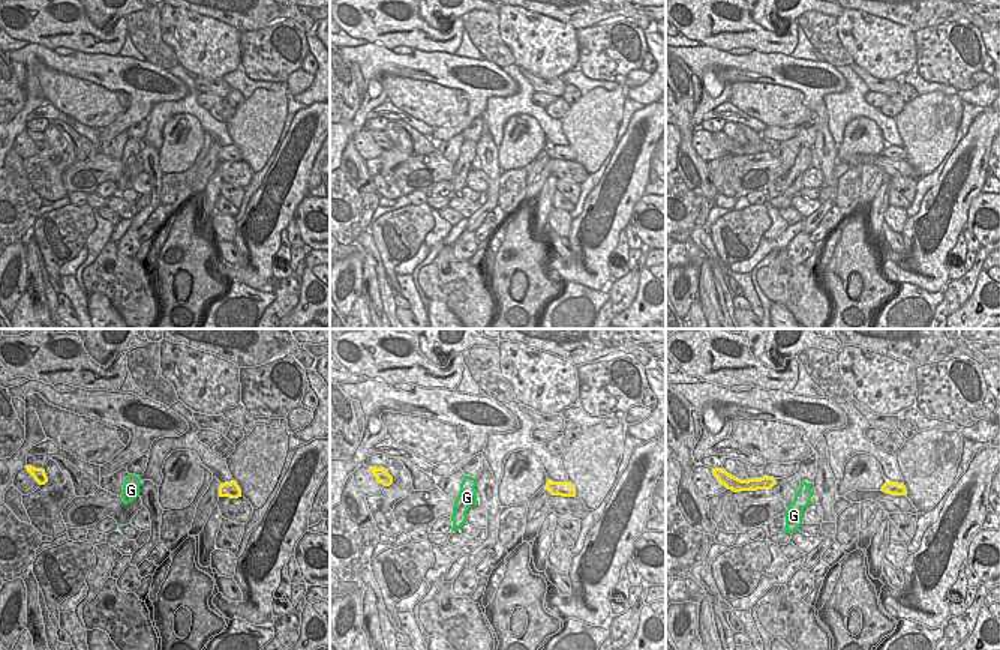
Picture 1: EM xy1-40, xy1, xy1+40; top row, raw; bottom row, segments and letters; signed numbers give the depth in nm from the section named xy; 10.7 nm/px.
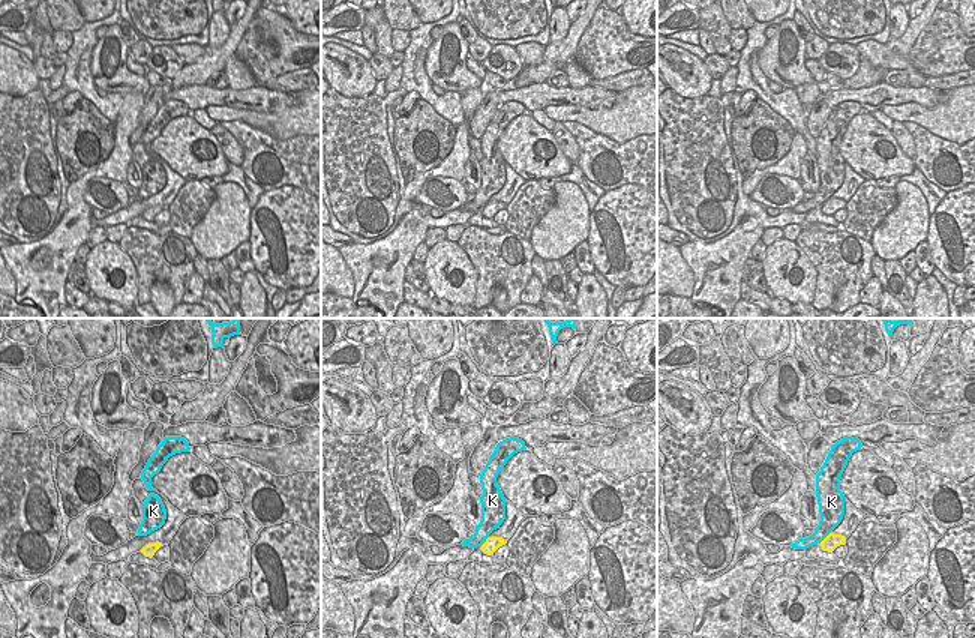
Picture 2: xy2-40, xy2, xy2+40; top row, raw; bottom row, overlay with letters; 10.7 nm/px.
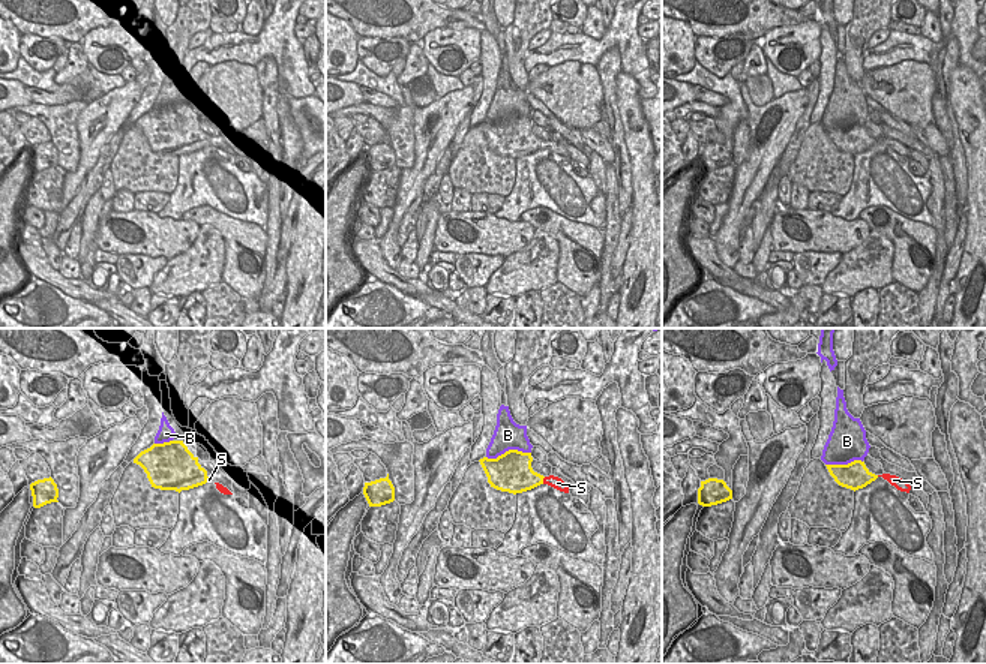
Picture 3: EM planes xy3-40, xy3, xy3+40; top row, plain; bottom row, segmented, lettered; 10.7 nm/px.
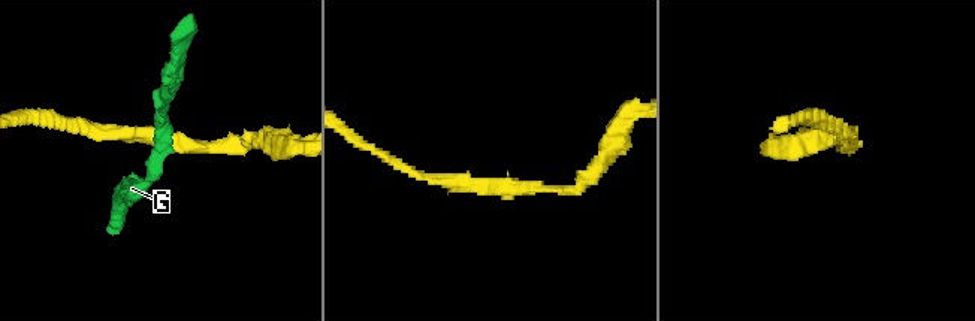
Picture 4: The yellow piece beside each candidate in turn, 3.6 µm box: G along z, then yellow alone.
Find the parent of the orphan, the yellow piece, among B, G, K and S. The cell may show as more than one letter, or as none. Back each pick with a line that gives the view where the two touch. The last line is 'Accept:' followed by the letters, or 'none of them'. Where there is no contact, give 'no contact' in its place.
S: xy3
Accept: S

